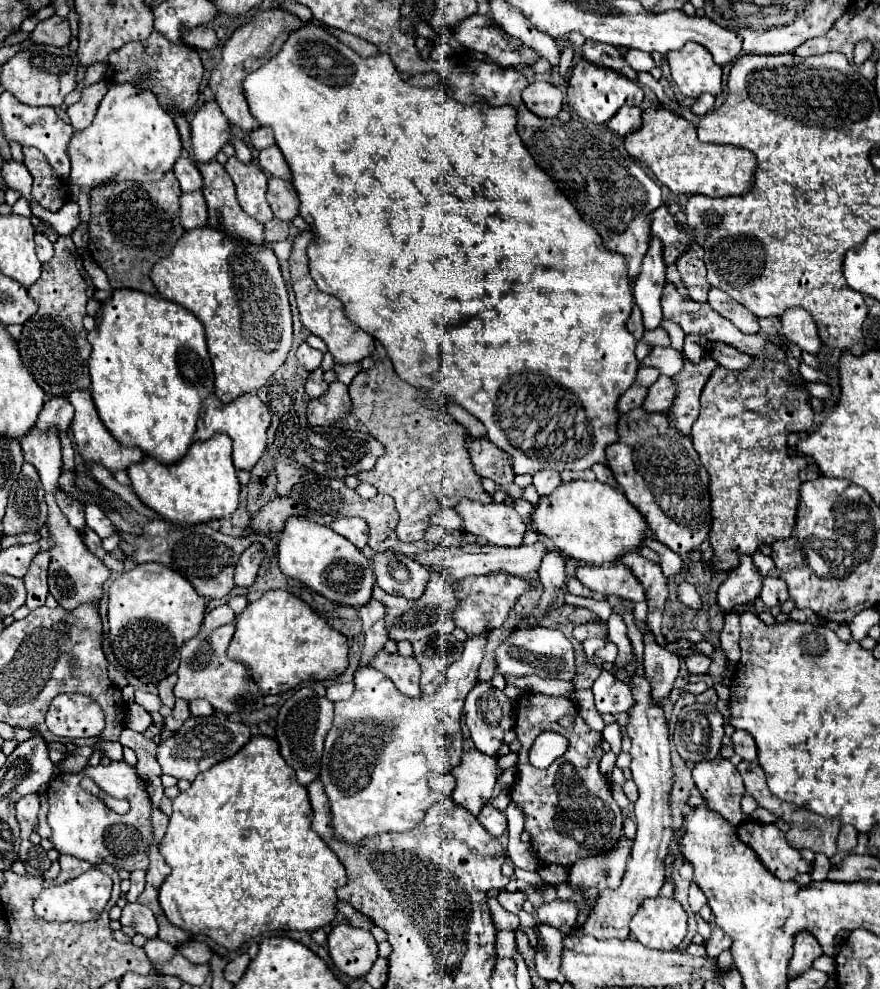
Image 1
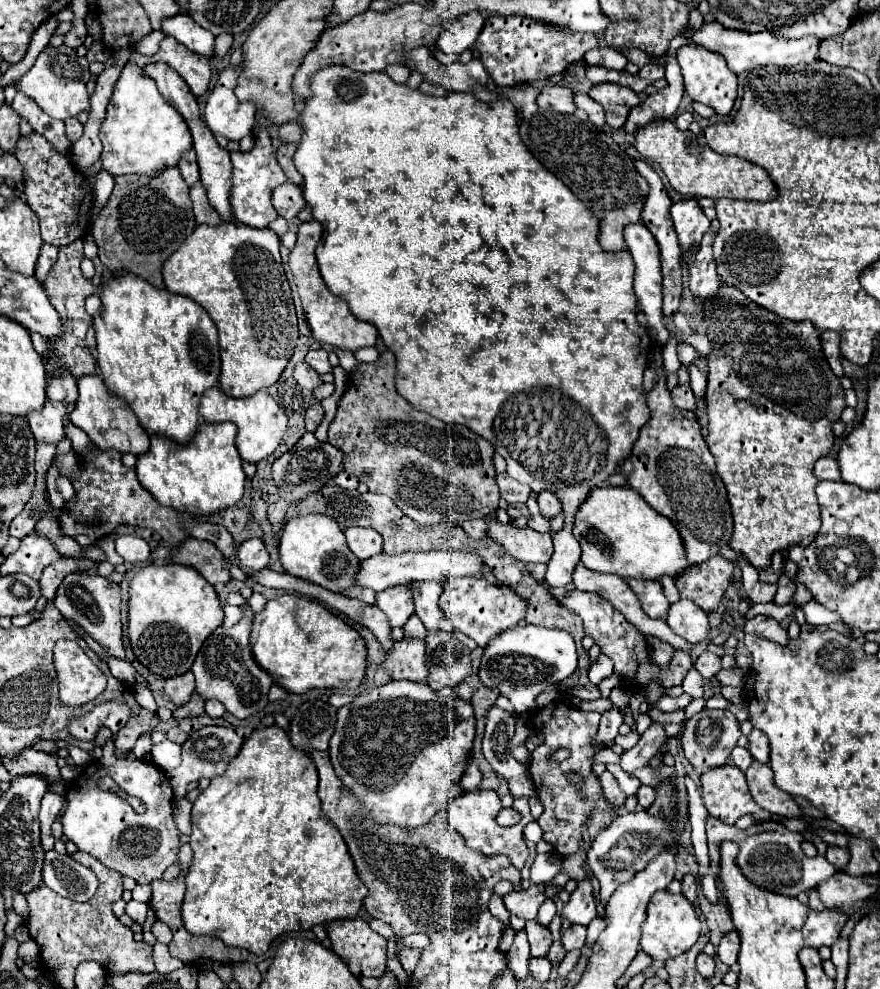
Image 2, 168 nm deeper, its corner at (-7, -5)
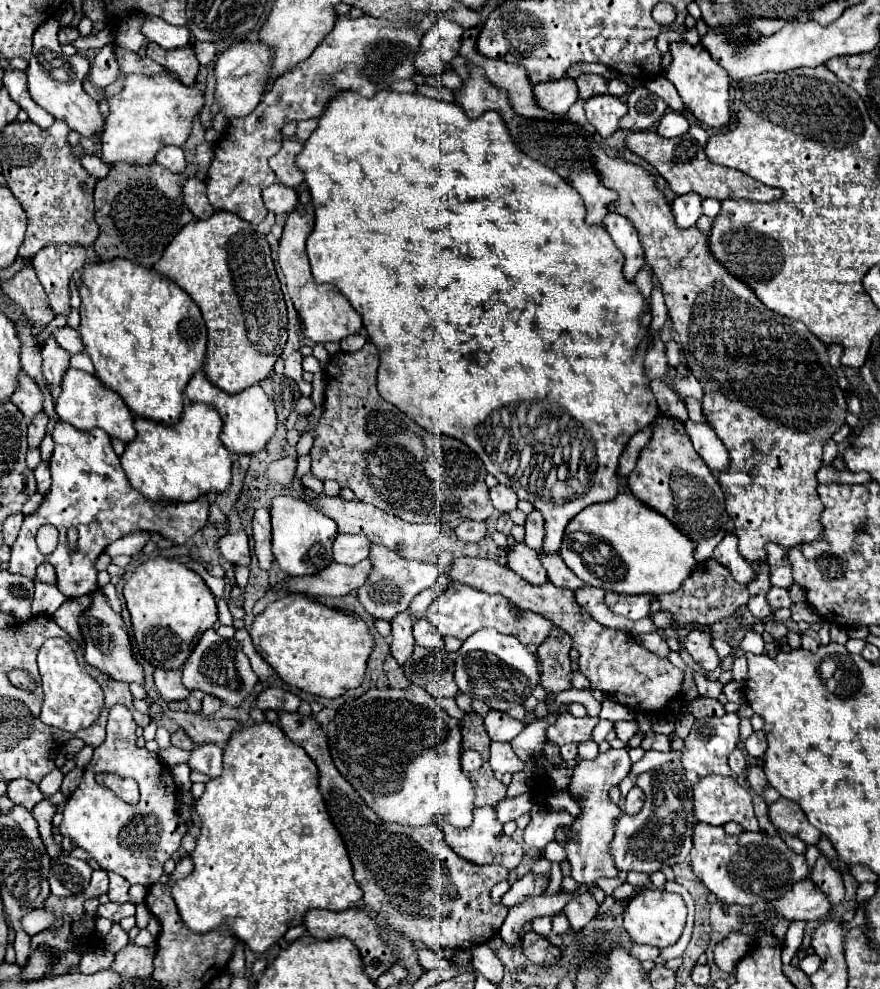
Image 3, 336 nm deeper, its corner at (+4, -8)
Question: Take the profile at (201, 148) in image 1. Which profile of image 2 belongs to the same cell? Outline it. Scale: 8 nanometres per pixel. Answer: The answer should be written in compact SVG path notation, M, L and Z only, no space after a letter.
M227 67L211 91L205 105L205 123L215 135L223 135L229 141L241 141L251 133L255 109L249 103L239 103L235 99L235 79L239 75L237 67Z

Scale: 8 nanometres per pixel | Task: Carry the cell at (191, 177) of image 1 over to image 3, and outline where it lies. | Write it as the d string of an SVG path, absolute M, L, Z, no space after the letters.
M164 146L162 150L158 150L156 154L156 162L164 168L168 168L170 172L184 172L186 168L186 160L184 160L184 152L180 146Z

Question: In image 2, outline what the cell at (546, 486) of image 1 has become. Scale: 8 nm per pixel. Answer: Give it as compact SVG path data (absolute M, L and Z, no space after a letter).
M547 489L539 491L537 501L539 501L539 509L541 509L541 513L543 513L545 517L553 517L553 515L557 515L557 513L561 511L559 497L557 497L553 491L547 491Z

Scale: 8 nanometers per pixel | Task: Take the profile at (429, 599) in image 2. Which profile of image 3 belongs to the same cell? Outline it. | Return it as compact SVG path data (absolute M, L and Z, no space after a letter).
M418 618L418 620L416 620L414 638L416 638L416 644L418 644L418 646L430 648L430 650L440 650L440 648L444 646L438 630L436 630L426 618Z

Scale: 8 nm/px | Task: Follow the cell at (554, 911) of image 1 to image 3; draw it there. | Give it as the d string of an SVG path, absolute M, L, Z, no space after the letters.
M610 748L608 752L600 752L594 760L580 760L576 758L576 766L572 768L570 782L568 782L568 794L578 794L580 796L580 808L582 812L576 816L576 820L566 826L570 838L564 846L566 858L572 864L572 878L578 884L590 884L596 882L602 876L618 876L618 868L614 866L614 860L610 856L610 842L614 836L614 826L616 820L622 816L622 810L618 804L614 804L608 796L612 786L618 786L620 780L630 772L630 758L628 750L620 748L614 750Z

